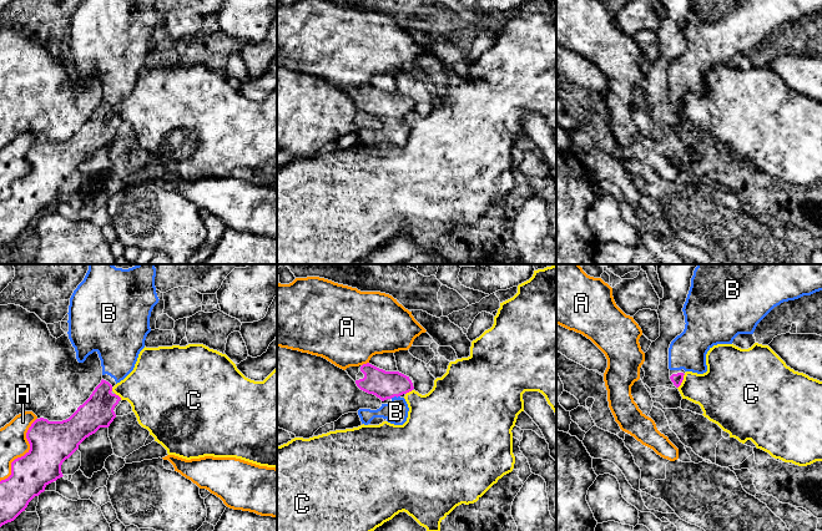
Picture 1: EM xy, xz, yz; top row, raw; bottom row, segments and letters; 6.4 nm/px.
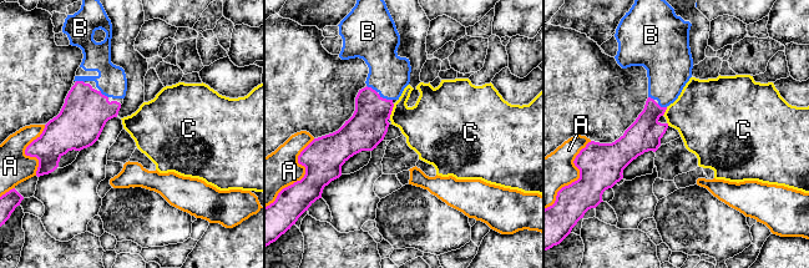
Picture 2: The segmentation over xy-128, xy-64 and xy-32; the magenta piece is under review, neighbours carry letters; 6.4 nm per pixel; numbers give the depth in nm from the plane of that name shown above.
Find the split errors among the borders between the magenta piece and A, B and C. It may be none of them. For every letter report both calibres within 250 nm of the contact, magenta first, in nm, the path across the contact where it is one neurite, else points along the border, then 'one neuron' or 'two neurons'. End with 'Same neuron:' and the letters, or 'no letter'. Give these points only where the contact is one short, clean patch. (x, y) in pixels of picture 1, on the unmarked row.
A: 280 nm thick on the magenta side, 180 nm on the other; two neurons
B: 180 nm thick on the magenta side, 150 nm on the other; runs through xz (383, 105), (394, 116), (396, 132); one neuron
C: 70 nm thick on the magenta side, 300 nm on the other; two neurons
Same neuron: B

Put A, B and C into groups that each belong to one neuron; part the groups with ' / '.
A / B / C

